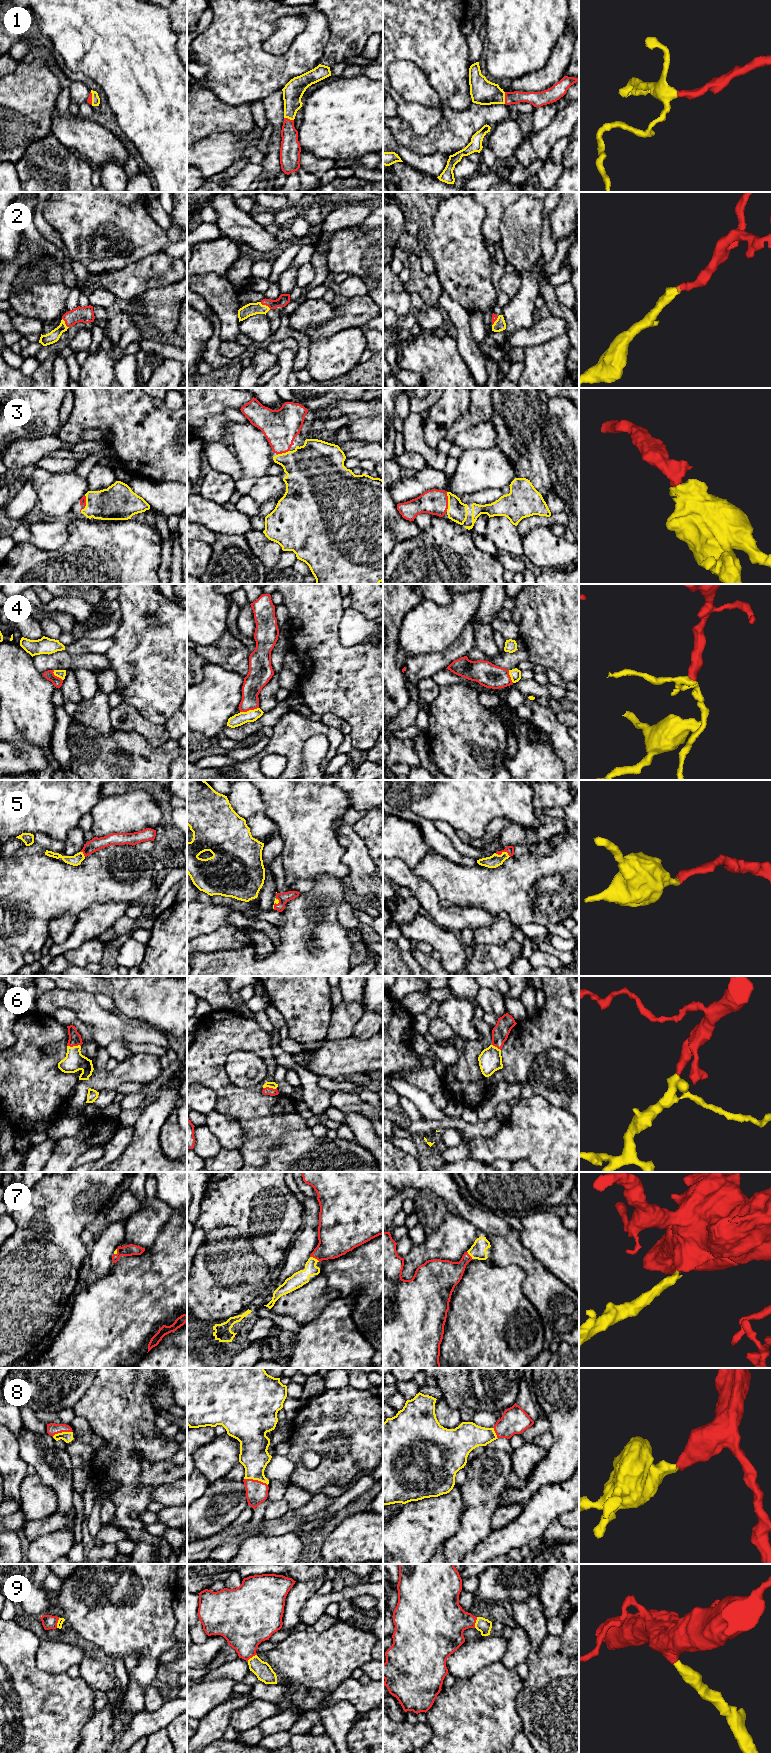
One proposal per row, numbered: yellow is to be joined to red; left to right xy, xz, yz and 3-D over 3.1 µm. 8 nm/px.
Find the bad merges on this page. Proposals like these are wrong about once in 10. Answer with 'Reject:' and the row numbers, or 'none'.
Reject: 4

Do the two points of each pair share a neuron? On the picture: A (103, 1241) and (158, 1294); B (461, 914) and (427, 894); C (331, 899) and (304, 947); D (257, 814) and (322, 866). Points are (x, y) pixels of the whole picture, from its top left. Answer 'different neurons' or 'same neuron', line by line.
A: different neurons
B: same neuron
C: same neuron
D: different neurons

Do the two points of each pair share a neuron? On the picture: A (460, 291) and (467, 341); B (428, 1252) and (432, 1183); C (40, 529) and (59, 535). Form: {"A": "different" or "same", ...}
{"A": "different", "B": "different", "C": "same"}

